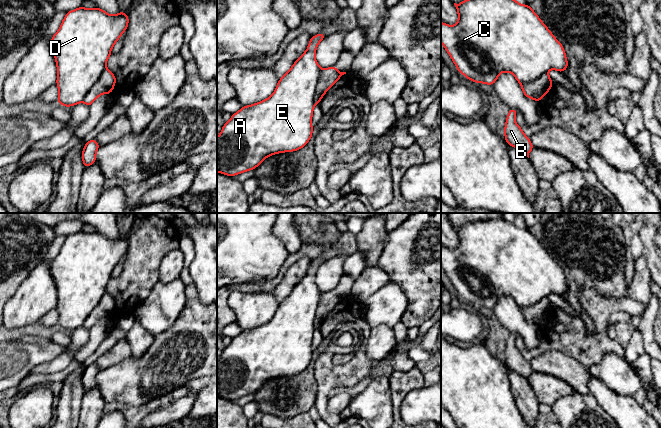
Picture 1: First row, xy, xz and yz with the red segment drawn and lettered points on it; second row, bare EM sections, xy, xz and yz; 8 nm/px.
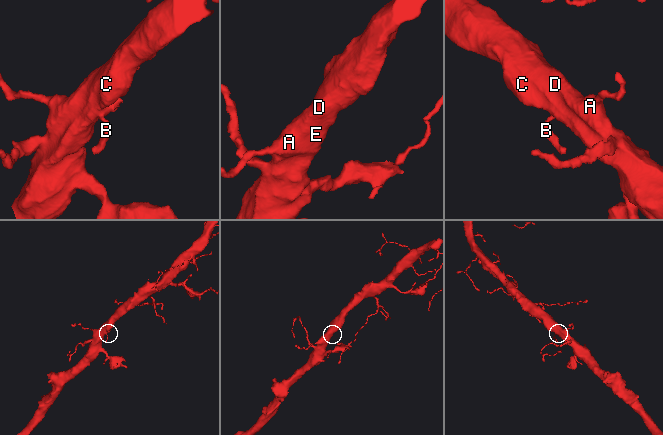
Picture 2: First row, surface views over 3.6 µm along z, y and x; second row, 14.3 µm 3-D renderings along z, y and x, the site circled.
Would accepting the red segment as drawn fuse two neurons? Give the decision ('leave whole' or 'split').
split

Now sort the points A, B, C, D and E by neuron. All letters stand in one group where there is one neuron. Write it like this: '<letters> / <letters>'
A C D E / B

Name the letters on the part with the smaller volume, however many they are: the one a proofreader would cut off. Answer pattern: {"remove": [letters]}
{"remove": ["B"]}

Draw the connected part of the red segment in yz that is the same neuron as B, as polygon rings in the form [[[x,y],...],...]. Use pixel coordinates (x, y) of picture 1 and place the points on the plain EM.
[[[510,333],[508,336],[504,351],[504,363],[508,369],[519,373],[529,382],[529,378],[534,370],[532,369],[530,363],[524,358],[522,352],[517,349],[515,345],[515,339],[517,336],[517,333]]]

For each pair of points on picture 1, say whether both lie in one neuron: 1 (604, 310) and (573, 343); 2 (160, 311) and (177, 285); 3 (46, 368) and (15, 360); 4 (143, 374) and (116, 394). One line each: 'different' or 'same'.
1: same
2: same
3: different
4: same

